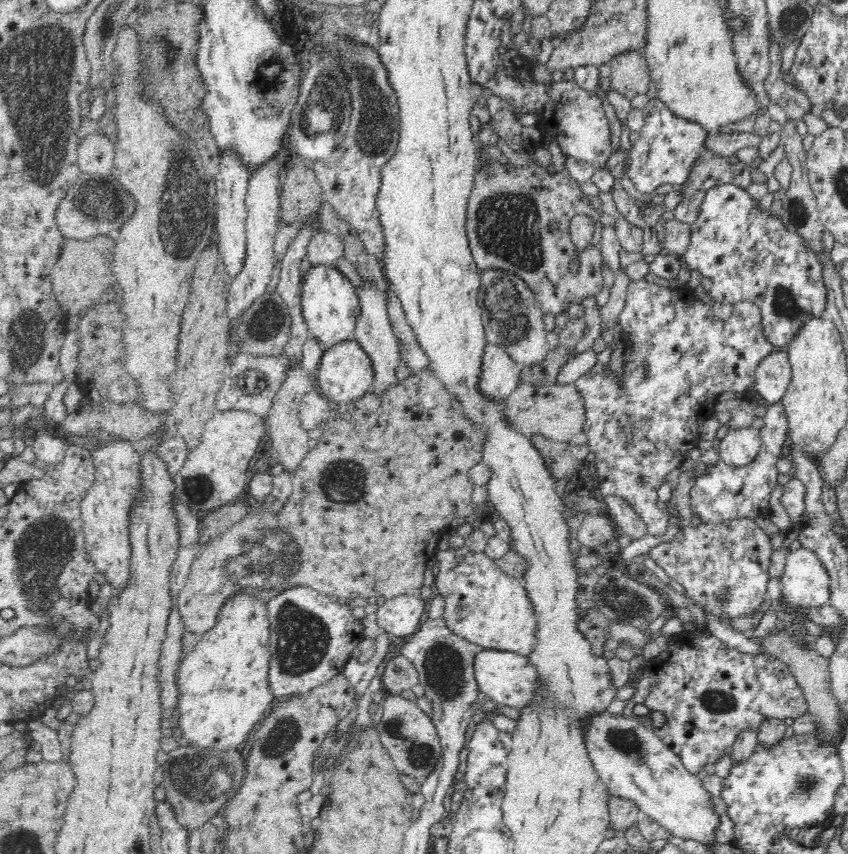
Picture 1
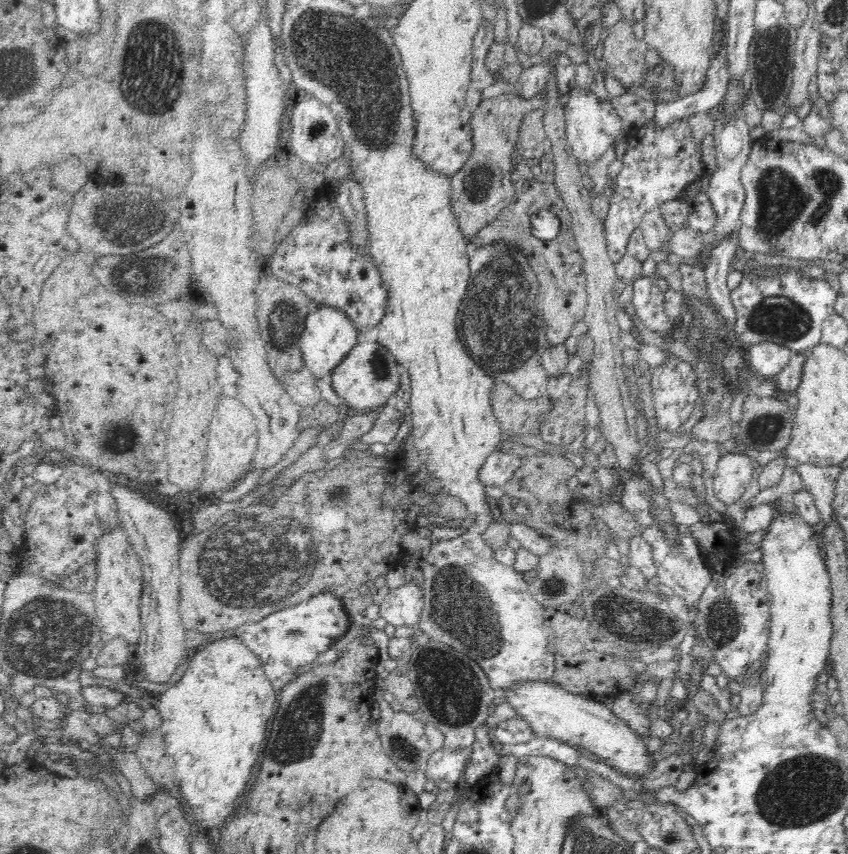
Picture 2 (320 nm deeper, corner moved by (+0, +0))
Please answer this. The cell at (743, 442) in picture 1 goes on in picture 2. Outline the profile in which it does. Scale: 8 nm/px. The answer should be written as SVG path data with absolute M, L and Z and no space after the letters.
M721 455L713 473L714 499L724 506L732 506L746 492L752 480L752 460L748 455Z

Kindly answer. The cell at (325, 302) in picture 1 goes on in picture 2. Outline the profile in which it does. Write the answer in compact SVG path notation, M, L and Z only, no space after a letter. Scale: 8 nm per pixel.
M312 307L300 335L300 352L303 365L313 374L316 380L333 373L334 368L346 358L346 355L356 346L358 331L354 324L333 308Z

